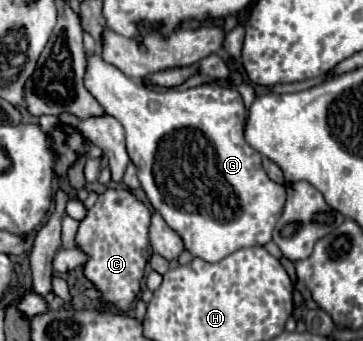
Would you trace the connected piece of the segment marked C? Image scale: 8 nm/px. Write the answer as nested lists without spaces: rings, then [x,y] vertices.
[[[106,189],[80,221],[76,233],[76,247],[88,255],[84,277],[102,293],[102,301],[106,305],[116,305],[122,313],[132,309],[134,299],[140,293],[148,261],[148,227],[150,211],[144,203],[126,189]]]

